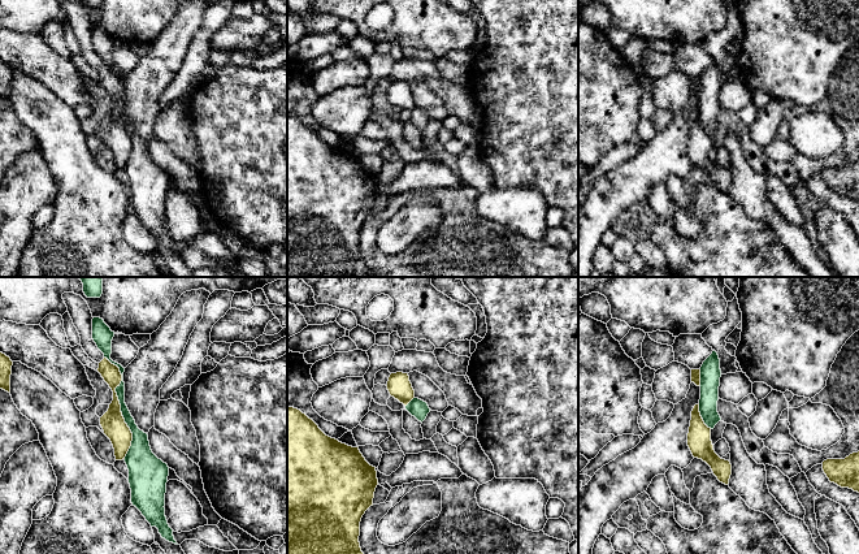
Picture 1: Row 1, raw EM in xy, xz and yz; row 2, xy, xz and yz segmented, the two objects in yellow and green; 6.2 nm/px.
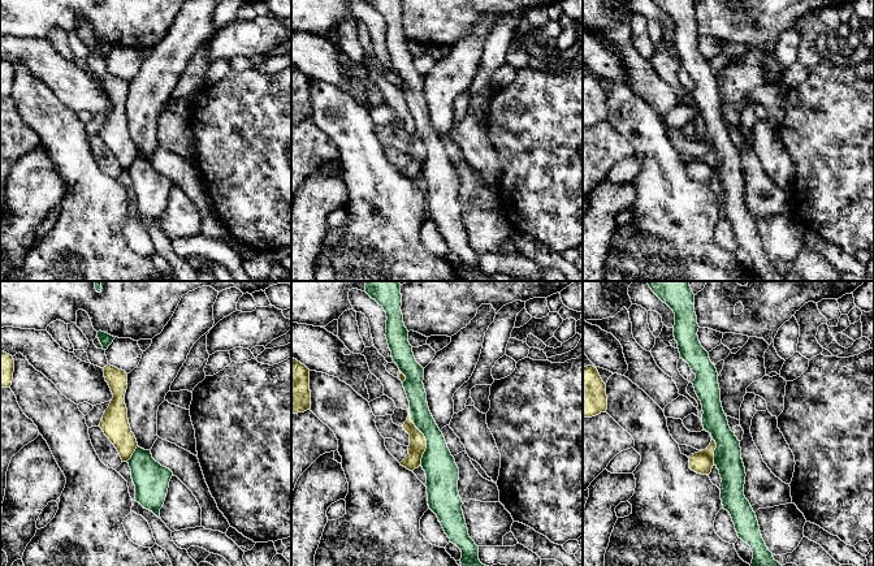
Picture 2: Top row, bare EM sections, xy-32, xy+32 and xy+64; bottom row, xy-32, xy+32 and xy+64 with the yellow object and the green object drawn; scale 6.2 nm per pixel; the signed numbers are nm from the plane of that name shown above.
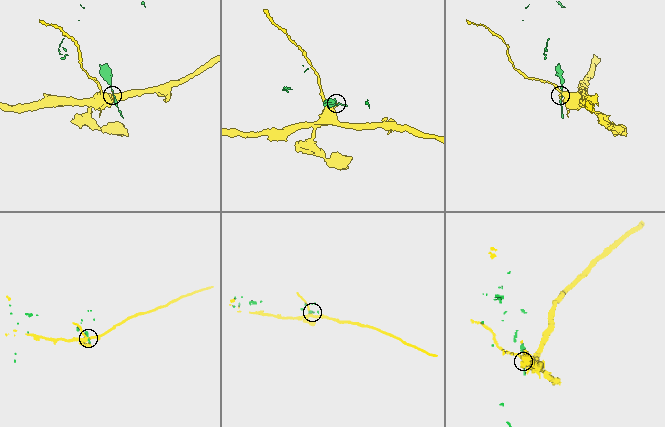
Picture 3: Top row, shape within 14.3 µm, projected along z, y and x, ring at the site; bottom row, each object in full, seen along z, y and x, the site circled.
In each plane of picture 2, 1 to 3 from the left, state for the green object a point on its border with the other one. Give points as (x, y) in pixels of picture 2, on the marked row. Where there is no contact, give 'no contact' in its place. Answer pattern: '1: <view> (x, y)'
1: xy-32 (133, 452)
2: xy+32 (424, 439)
3: xy+64 (714, 449)

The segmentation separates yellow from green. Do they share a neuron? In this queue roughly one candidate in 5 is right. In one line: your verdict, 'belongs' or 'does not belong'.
does not belong

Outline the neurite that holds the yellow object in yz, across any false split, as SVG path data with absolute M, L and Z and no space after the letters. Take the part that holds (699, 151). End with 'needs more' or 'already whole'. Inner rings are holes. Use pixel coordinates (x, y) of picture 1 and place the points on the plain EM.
M699 112L691 120L691 129L687 142L687 155L694 166L706 170L717 189L725 194L729 192L732 173L721 168L713 159L711 150L711 137L708 137L699 121Z; already whole

